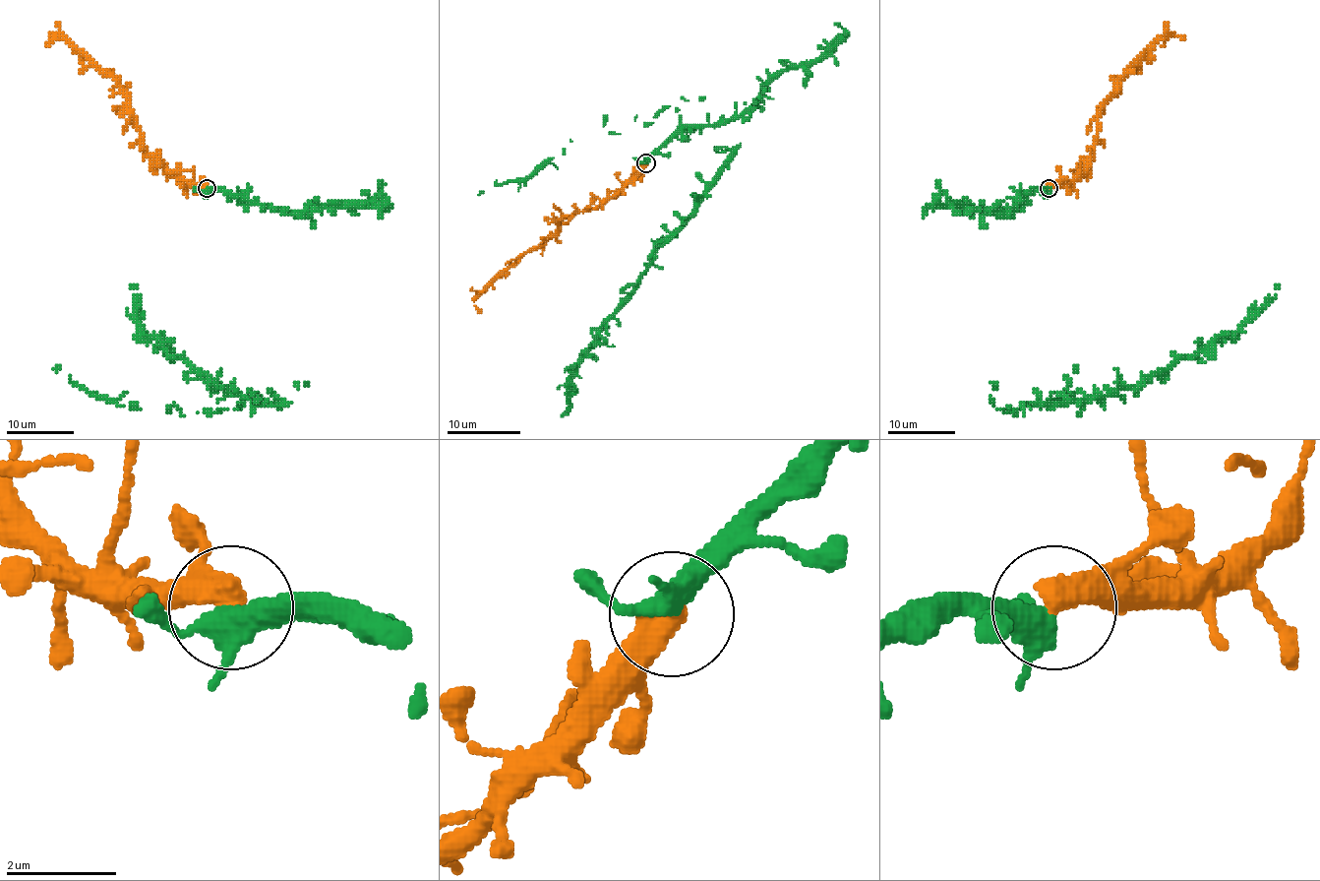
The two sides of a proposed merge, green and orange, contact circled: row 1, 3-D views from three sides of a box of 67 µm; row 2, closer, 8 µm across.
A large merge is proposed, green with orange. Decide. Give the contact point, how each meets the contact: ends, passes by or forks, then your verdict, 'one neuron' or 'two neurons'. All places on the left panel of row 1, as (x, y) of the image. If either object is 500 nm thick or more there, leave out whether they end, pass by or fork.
(207, 188) | one neuron

